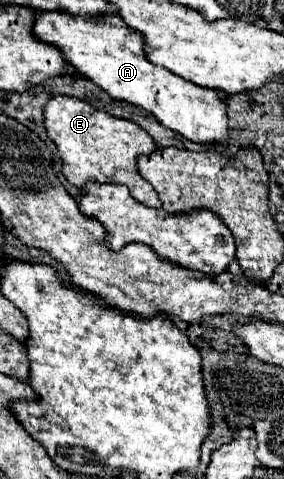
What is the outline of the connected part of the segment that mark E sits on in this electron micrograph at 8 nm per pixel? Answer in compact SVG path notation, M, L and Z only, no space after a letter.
M54 96L44 106L44 128L48 138L58 148L62 174L70 184L78 188L82 188L86 180L124 184L138 202L152 208L162 208L156 190L148 186L148 182L142 180L136 170L136 158L140 154L152 154L152 150L156 150L154 140L138 124L98 110L84 100L72 96Z

